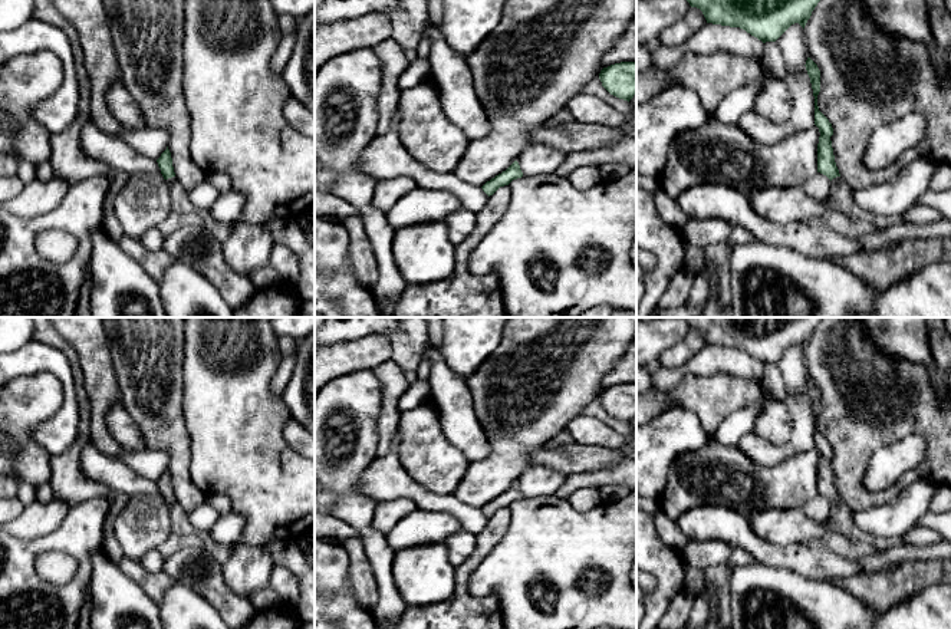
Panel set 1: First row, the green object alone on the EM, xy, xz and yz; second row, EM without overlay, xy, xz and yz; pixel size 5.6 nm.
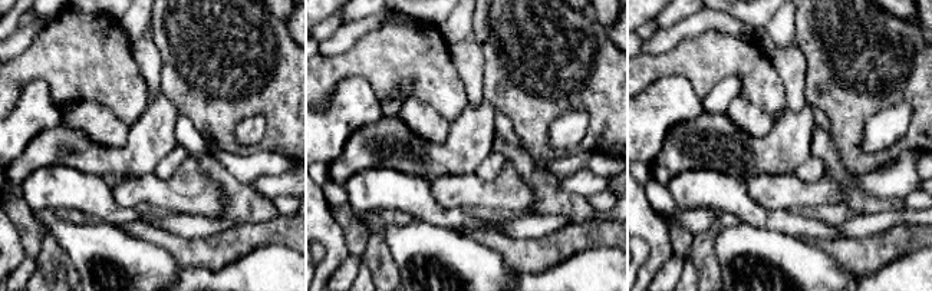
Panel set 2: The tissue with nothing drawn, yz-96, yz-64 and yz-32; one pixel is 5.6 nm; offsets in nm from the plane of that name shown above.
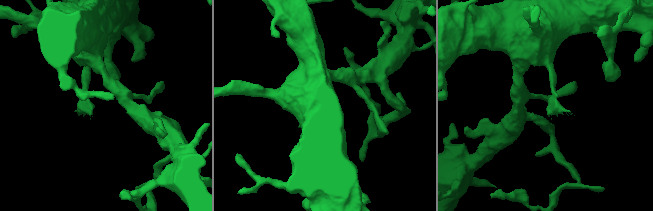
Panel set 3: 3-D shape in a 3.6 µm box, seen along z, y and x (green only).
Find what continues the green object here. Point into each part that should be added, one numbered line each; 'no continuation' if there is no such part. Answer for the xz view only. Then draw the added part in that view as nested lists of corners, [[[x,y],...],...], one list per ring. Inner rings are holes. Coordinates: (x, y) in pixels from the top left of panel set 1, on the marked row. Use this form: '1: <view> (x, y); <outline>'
1: xz (384, 158); [[[399,109],[394,115],[389,131],[385,135],[376,135],[362,151],[356,169],[376,181],[409,177],[418,187],[447,190],[461,201],[465,210],[474,214],[480,211],[488,200],[483,188],[458,180],[453,172],[435,172],[419,164],[401,144],[396,132],[398,122]]]

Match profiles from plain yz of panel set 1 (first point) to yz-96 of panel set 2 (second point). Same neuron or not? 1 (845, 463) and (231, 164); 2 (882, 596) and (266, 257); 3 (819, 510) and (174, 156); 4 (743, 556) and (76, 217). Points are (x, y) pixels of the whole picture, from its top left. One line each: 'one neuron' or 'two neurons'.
1: two neurons
2: two neurons
3: one neuron
4: one neuron

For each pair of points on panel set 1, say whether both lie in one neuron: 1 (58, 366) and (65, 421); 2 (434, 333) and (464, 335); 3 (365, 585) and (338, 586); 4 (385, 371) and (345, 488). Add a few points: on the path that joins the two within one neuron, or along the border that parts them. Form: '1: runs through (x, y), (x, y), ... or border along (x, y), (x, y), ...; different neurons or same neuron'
1: runs through (66, 379), (69, 408); same neuron
2: border along (444, 332), (443, 341), (437, 348); different neurons
3: border along (346, 553), (349, 592), (359, 605), (371, 612); different neurons
4: border along (372, 371), (381, 389), (378, 418); different neurons

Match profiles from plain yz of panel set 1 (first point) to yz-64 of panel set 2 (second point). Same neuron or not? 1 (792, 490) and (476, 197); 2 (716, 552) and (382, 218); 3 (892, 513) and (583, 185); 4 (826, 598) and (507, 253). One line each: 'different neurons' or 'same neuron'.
1: different neurons
2: same neuron
3: same neuron
4: different neurons

